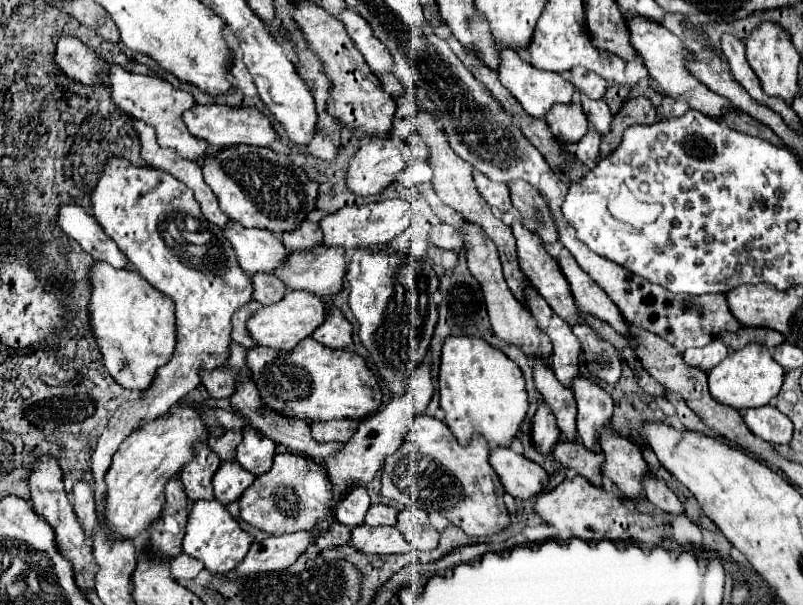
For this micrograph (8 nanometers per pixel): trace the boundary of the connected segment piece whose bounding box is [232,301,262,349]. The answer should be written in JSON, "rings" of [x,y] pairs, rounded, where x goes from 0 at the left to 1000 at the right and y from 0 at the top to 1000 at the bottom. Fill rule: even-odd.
{"rings":[[[311,498],[311,501],[301,504],[301,507],[291,517],[291,524],[289,524],[289,560],[296,564],[296,567],[299,567],[301,574],[306,574],[306,577],[311,577],[311,574],[319,570],[319,567],[311,560],[309,547],[306,547],[306,531],[309,531],[324,507],[326,507],[326,504],[324,504],[321,498]]]}

